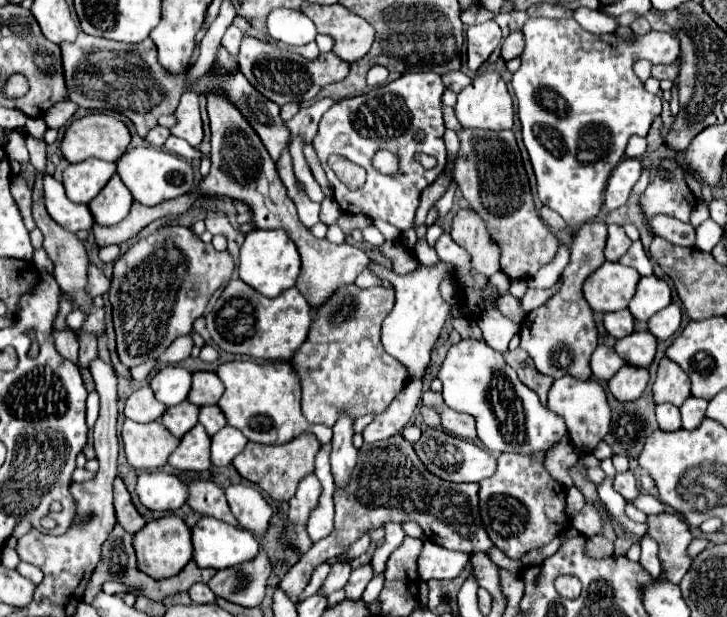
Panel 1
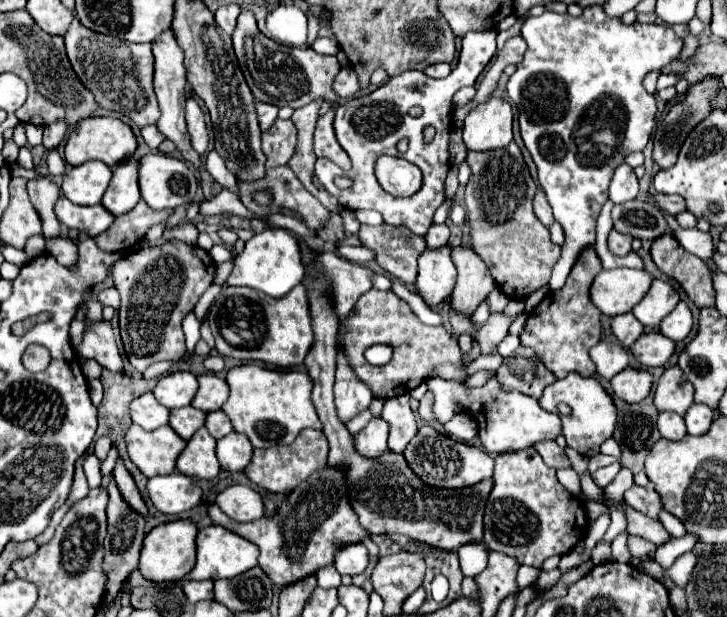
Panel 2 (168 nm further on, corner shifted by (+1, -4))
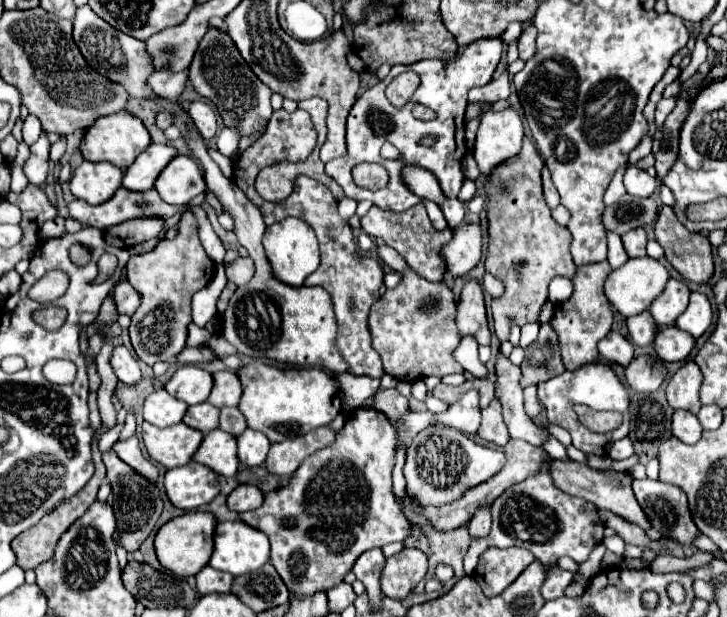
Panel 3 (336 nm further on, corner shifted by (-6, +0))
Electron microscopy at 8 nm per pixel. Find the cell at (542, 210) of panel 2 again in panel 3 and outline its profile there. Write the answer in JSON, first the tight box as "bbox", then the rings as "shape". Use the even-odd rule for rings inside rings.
{"bbox":[541,168,559,208],"shape":[[[543,168],[541,174],[543,174],[543,192],[545,192],[545,200],[547,200],[547,204],[549,204],[551,208],[555,208],[555,206],[559,206],[559,194],[557,194],[553,182],[551,182],[551,174],[549,174],[547,168]]]}

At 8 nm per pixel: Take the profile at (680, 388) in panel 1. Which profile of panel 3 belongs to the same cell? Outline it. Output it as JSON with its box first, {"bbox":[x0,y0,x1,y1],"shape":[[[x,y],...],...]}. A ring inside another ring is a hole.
{"bbox":[667,360,703,414],"shape":[[[693,360],[685,362],[667,384],[669,404],[673,408],[681,408],[691,414],[697,414],[701,408],[701,402],[699,402],[701,382],[703,382],[703,374],[699,366]]]}

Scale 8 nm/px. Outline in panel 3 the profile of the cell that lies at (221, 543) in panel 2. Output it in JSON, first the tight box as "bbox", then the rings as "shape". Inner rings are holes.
{"bbox":[209,522,269,576],"shape":[[[221,522],[215,528],[215,550],[209,566],[233,576],[249,574],[269,562],[269,538],[257,528],[235,522]]]}

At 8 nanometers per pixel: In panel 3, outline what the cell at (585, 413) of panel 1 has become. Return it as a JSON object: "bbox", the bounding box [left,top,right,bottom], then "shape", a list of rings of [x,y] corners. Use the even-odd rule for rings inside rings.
{"bbox":[537,362,629,456],"shape":[[[595,362],[595,364],[585,364],[585,366],[581,366],[575,372],[563,372],[561,376],[555,376],[555,378],[539,384],[537,398],[539,398],[539,402],[545,408],[547,422],[553,422],[553,424],[559,424],[559,426],[567,428],[569,434],[571,434],[571,438],[573,438],[573,446],[577,450],[585,452],[585,454],[591,452],[591,454],[605,456],[607,448],[615,440],[625,438],[627,432],[629,432],[629,418],[625,418],[623,426],[619,430],[611,432],[611,434],[595,434],[595,432],[589,432],[585,426],[581,426],[581,422],[577,420],[577,414],[573,412],[573,404],[587,404],[593,410],[617,410],[623,416],[629,414],[629,394],[625,390],[625,386],[619,382],[617,374],[613,372],[613,368],[609,364]]]}

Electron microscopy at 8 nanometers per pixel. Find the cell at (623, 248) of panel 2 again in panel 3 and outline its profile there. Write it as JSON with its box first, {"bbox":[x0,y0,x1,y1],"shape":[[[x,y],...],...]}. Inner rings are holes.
{"bbox":[621,228,647,258],"shape":[[[635,228],[627,234],[621,236],[623,240],[623,246],[629,254],[629,258],[635,258],[635,256],[645,256],[645,244],[647,244],[647,234],[643,228]]]}

